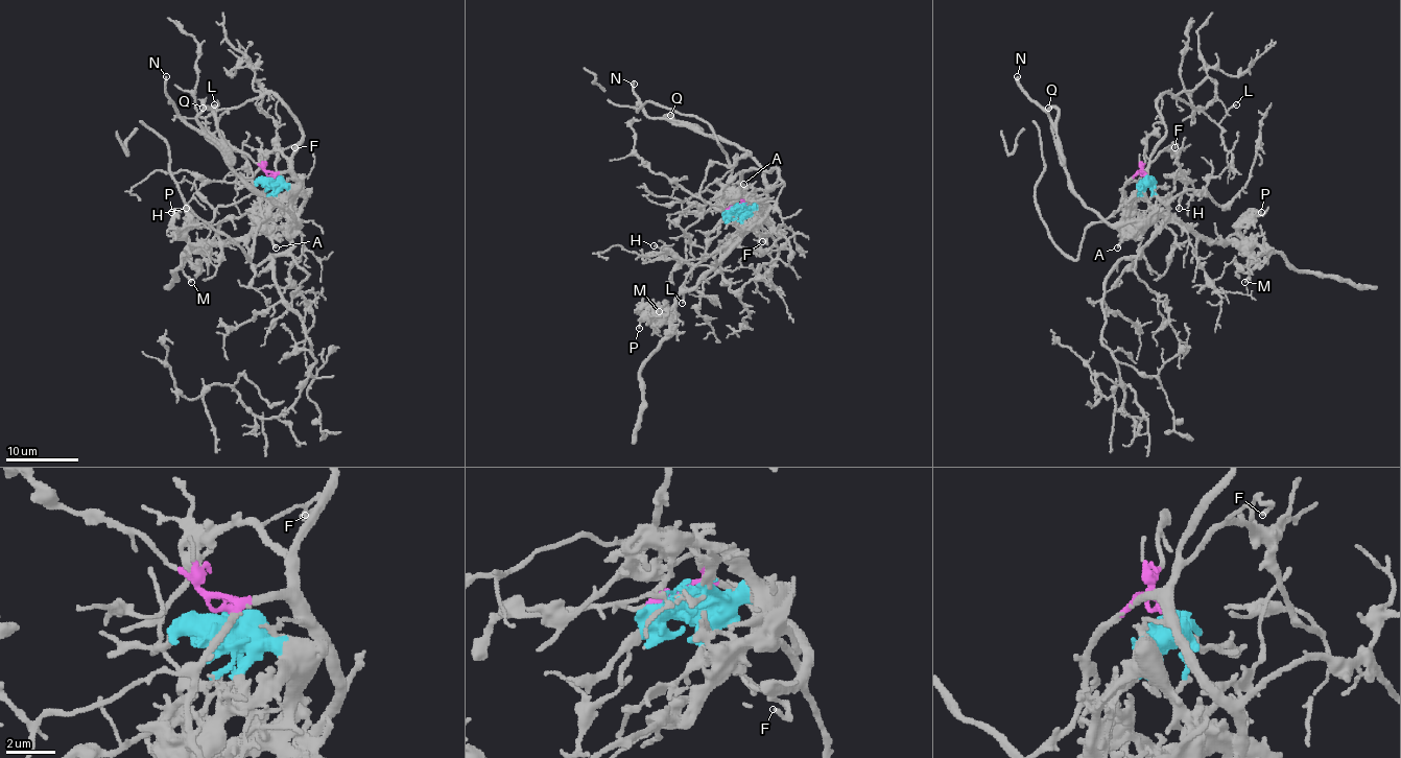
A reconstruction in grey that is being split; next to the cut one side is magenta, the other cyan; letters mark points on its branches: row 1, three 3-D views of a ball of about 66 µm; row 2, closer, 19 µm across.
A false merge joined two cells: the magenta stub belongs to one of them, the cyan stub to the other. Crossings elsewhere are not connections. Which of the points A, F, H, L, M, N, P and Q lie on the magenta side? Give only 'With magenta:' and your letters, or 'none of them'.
With magenta: F, H, L

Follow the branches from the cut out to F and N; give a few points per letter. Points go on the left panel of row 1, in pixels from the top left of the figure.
F: (272, 175), (267, 173), (289, 168), (289, 159), (282, 151), (295, 143), (294, 148)
N: (272, 178), (290, 193), (295, 224), (285, 210), (260, 195), (223, 154), (182, 118), (166, 92), (166, 76)

